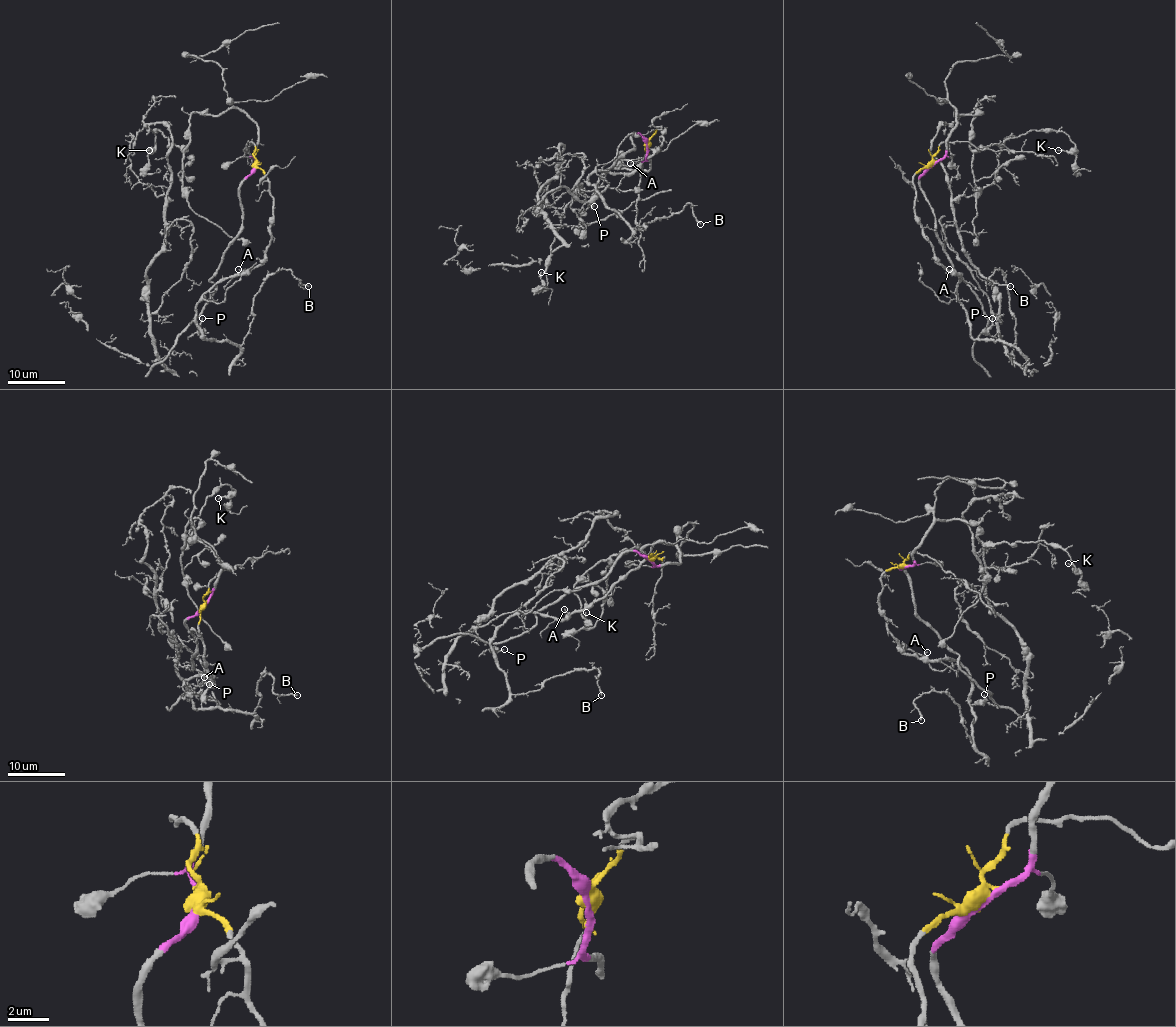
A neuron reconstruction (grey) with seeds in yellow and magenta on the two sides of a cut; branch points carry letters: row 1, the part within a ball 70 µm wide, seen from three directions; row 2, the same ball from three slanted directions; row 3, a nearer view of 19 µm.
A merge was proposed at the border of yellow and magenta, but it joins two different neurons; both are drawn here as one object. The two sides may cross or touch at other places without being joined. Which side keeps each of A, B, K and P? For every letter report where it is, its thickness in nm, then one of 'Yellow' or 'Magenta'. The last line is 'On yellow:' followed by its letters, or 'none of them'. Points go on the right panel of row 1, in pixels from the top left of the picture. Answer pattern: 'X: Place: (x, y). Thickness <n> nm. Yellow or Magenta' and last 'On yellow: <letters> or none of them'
A: Place: (949, 269). Thickness 90 nm. Yellow
B: Place: (1010, 286). Thickness 200 nm. Yellow
K: Place: (1058, 150). Thickness 170 nm. Magenta
P: Place: (992, 318). Thickness 150 nm. Yellow
On yellow: A, B, P

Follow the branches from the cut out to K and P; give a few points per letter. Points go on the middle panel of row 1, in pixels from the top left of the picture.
K: (647, 146), (647, 170), (608, 167), (587, 196), (577, 186), (551, 245), (547, 289), (541, 272)
P: (647, 146), (657, 129), (664, 129), (659, 147), (630, 173), (594, 172), (588, 177), (596, 192), (594, 206)

